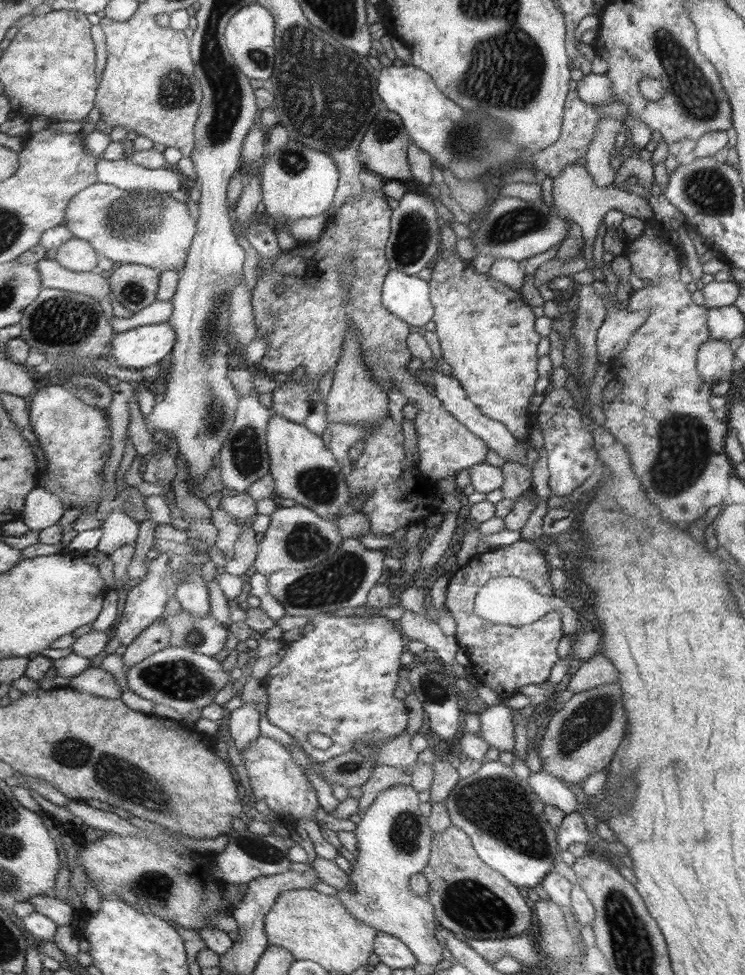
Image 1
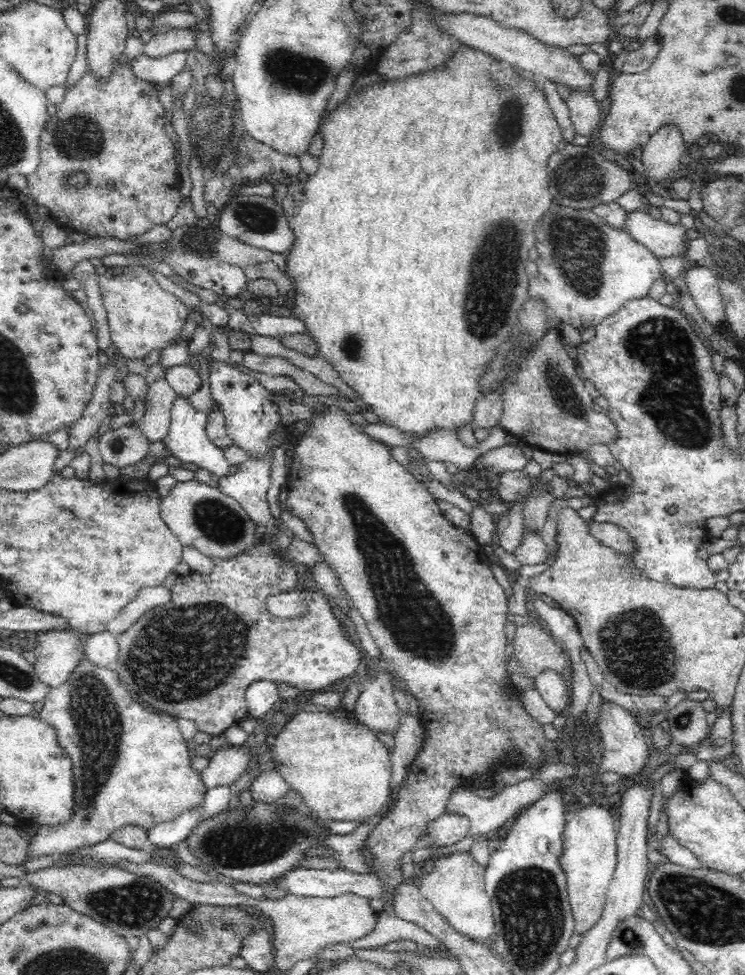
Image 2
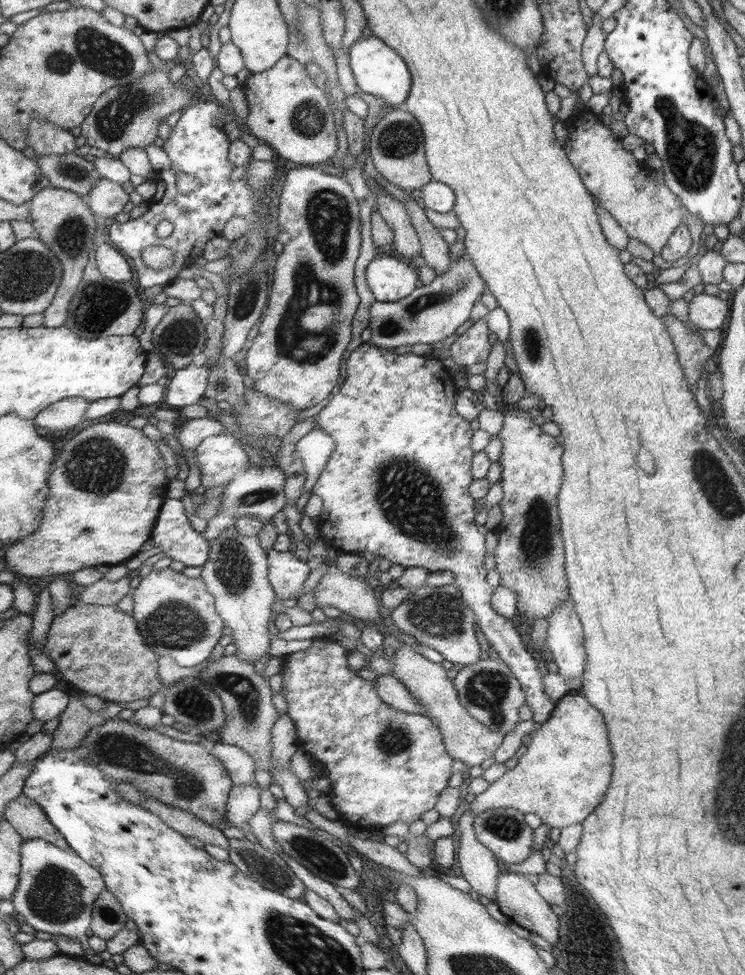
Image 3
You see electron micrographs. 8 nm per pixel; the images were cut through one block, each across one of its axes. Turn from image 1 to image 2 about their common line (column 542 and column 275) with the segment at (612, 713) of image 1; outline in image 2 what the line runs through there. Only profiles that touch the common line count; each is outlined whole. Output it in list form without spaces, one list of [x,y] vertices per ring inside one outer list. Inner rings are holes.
[[[303,711],[288,719],[268,749],[275,770],[322,820],[361,824],[376,816],[390,796],[390,751],[366,725],[352,725],[335,714]]]

